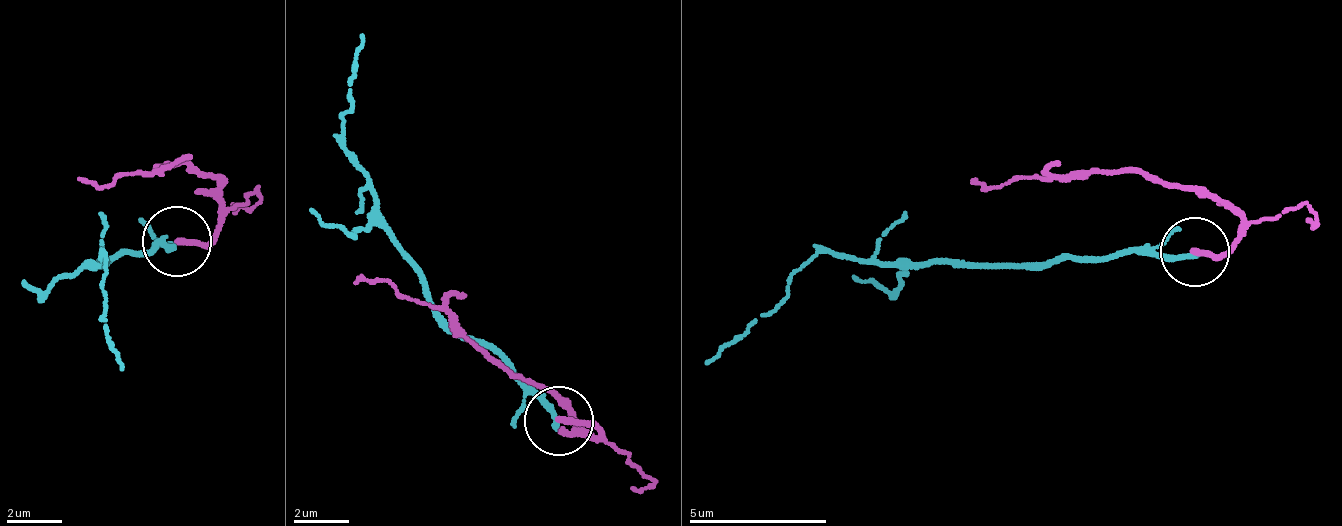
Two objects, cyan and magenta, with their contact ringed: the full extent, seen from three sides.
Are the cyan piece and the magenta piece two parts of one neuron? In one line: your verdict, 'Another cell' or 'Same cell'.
Another cell

